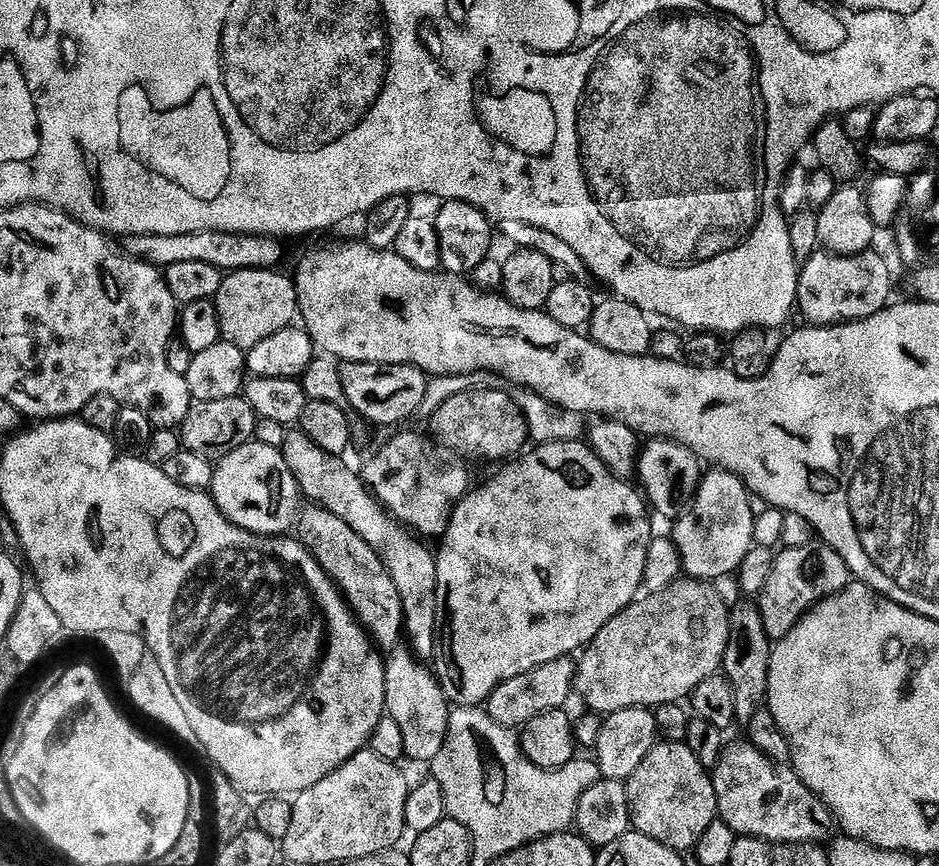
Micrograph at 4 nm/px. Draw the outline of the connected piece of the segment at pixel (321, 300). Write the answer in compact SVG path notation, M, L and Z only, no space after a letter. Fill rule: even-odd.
M366 242L359 243L344 244L341 248L332 248L329 252L320 252L313 260L304 260L300 264L298 291L300 293L302 324L308 333L312 335L317 349L334 355L339 361L349 364L361 364L362 362L370 362L371 364L412 364L415 368L420 368L429 377L468 376L473 374L472 372L484 372L487 368L493 368L496 372L513 372L522 383L533 388L539 397L561 406L567 405L568 396L574 394L574 390L579 390L582 386L578 382L578 378L584 377L590 370L590 364L587 364L584 360L591 358L592 351L597 351L598 345L595 340L581 334L579 331L570 331L566 326L558 326L558 322L554 322L554 318L550 318L547 311L527 312L521 308L516 308L503 295L485 292L467 279L451 274L441 274L439 271L423 272L414 266L410 266L410 262L406 262L395 250L381 250L370 247ZM560 356L573 356L576 361L573 364L563 364L560 361Z

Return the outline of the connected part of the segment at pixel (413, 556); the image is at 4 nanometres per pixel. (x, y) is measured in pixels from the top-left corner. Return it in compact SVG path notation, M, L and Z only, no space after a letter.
M289 435L283 441L282 451L300 483L303 495L310 496L313 505L334 514L334 518L342 518L342 522L346 522L346 526L350 526L358 538L365 540L376 551L398 594L404 599L406 634L412 638L411 649L421 661L431 661L431 656L436 652L436 623L442 620L442 601L437 593L436 552L428 549L424 545L427 543L419 535L413 534L390 515L388 509L372 495L363 475L347 464L347 459L326 454L326 450L322 450L322 446L315 444L308 436L295 435Z

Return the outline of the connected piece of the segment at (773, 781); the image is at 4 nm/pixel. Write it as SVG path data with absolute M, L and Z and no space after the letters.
M751 742L743 743L729 743L724 749L723 756L714 765L712 781L720 807L719 819L730 825L741 837L766 840L773 844L815 844L820 846L825 843L823 840L831 841L833 839L832 824L834 828L832 812L800 781L800 775L796 773L795 767L770 759Z

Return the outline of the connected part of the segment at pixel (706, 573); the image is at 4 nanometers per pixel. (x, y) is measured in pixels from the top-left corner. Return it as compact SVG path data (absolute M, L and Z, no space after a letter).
M715 471L701 479L690 507L675 521L676 529L670 533L683 571L705 582L719 581L719 576L728 576L731 572L732 575L739 573L741 562L754 547L758 515L757 509L752 509L753 497L747 483L735 472Z

